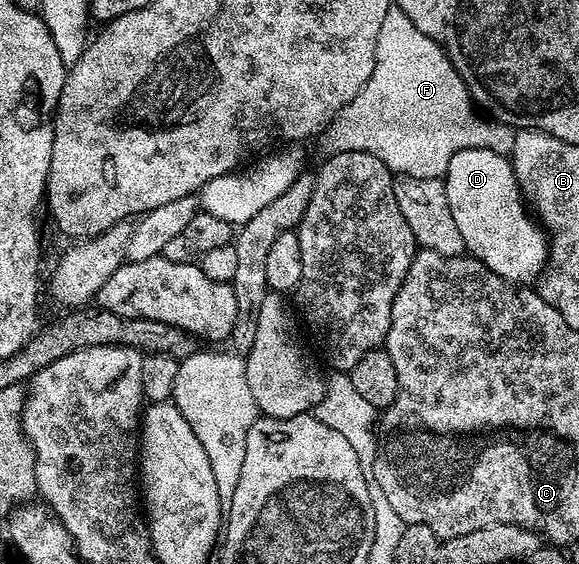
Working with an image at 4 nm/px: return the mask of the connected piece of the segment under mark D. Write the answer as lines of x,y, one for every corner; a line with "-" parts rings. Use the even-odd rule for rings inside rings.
463,149
451,157
451,161
447,165
447,169
443,176
443,182
447,189
447,205
451,205
451,217
455,217
455,226
459,228
459,233
463,237
463,245
465,246
466,252
483,265
487,265
487,269
491,269
491,273
503,277
509,283
529,285
534,281
540,280
547,267
547,260
549,258
549,240
541,224
538,223
536,218
531,214
530,208
527,206
521,194
521,190
517,184
517,178
513,172
512,162
510,162
506,156
500,155
499,153
491,153
491,149

